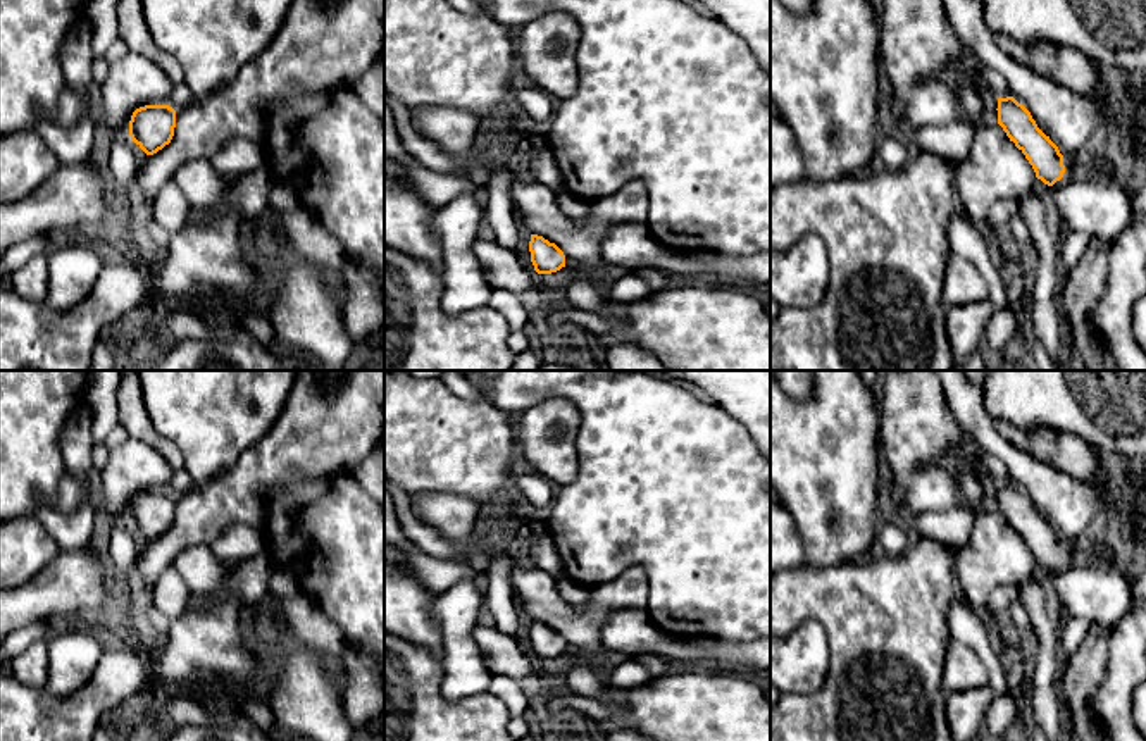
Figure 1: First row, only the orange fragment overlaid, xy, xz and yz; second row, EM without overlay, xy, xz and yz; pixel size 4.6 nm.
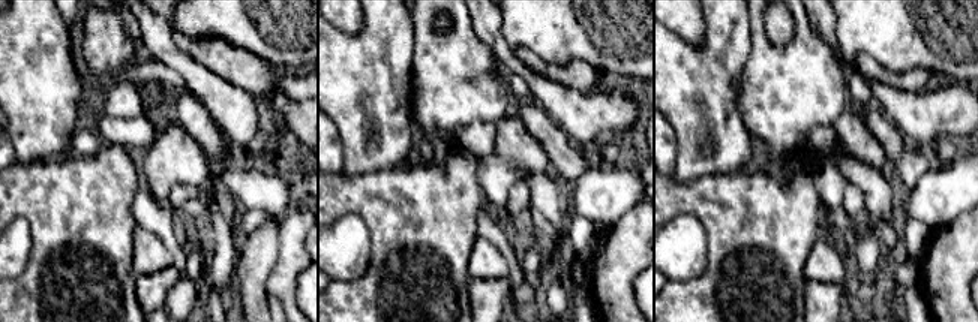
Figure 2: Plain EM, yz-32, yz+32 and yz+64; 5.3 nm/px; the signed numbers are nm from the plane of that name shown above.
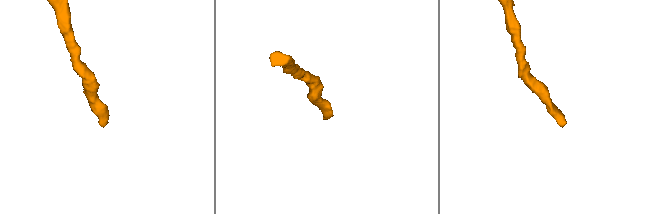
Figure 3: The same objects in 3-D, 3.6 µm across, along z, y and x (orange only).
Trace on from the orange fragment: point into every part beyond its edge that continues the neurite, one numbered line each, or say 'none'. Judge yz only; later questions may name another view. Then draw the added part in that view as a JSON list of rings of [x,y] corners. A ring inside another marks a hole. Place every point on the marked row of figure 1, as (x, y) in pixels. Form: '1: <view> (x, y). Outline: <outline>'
1: yz (1072, 169). Outline: [[[1065,155],[1063,165],[1065,165],[1063,177],[1060,181],[1056,181],[1053,186],[1065,184],[1065,183],[1082,176],[1082,169],[1081,169],[1077,159]]]

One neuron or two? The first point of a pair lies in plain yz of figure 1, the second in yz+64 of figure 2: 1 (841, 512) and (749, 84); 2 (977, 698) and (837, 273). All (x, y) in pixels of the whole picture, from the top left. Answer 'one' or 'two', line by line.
1: two
2: two

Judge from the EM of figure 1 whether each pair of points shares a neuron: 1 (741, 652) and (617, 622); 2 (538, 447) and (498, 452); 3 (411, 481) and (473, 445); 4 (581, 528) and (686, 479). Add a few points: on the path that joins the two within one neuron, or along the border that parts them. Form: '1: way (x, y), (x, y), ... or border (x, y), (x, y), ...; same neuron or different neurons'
1: way (710, 652), (671, 648), (648, 640); same neuron
2: border (514, 426), (519, 452); different neurons
3: way (426, 466), (445, 447), (457, 447); same neuron
4: way (607, 519), (629, 504), (638, 504), (660, 485); same neuron

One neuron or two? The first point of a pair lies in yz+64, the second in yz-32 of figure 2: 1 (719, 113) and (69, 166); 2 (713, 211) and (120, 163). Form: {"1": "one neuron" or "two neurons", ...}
{"1": "two neurons", "2": "one neuron"}

